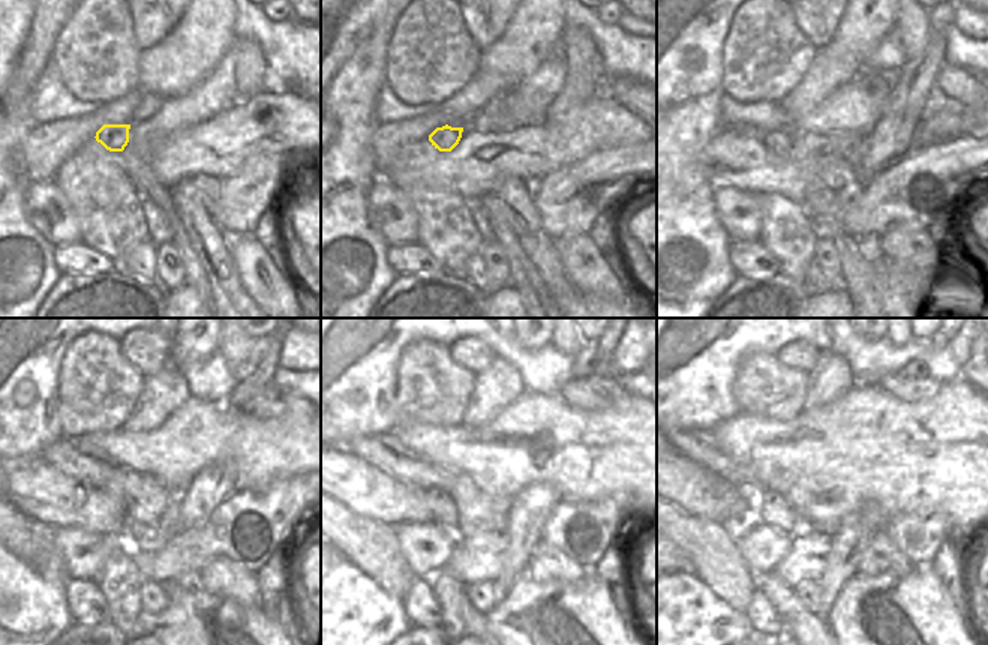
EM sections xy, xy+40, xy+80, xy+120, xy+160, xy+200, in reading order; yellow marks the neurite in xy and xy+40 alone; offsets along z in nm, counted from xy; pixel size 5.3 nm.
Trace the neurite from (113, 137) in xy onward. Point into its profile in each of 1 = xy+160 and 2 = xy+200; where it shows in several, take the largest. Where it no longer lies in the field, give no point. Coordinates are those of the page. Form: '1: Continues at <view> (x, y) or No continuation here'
1: Continues at xy+160 (443, 507)
2: Continues at xy+200 (772, 509)

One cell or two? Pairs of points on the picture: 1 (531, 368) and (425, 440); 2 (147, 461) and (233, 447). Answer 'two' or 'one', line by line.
1: two
2: one

